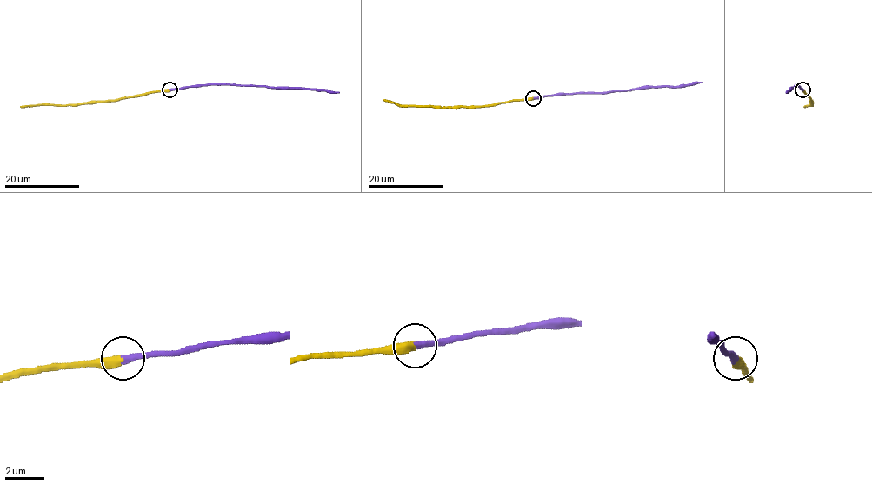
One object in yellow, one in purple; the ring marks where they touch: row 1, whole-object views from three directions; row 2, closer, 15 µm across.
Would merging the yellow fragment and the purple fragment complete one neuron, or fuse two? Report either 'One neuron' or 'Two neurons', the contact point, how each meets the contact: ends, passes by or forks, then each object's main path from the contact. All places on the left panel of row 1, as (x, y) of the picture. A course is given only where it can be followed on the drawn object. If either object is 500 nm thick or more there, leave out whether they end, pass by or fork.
One neuron. Place: (169, 89). At the ring yellow ends. At the ring purple ends. Course of yellow: (169, 89), (80, 103), (20, 107). Course of purple: (169, 89), (239, 84), (339, 93)

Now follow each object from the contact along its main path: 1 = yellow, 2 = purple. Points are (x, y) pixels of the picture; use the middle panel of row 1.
1: (533, 98), (483, 106), (443, 107), (400, 106), (383, 100)
2: (533, 98), (651, 87), (684, 87), (702, 82)

